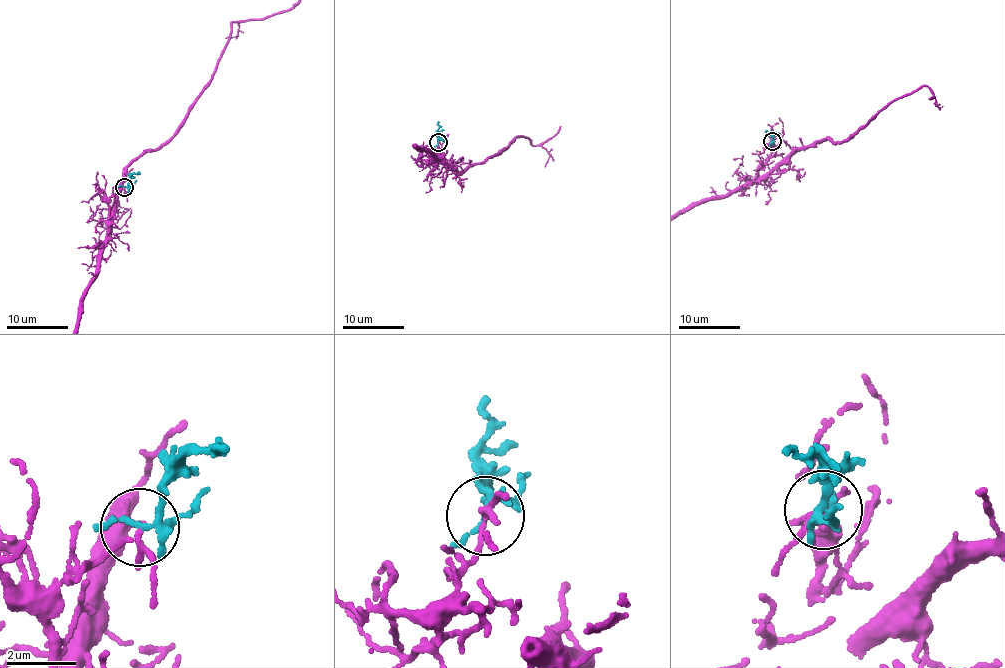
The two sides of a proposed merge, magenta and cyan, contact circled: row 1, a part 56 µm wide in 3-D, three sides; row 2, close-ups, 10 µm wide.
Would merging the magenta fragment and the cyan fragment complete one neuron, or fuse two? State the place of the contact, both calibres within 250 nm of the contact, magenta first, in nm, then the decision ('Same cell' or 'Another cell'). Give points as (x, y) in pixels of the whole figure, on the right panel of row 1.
Place: (772, 141). Thickness 110 nm (magenta) against 140 nm. Another cell

